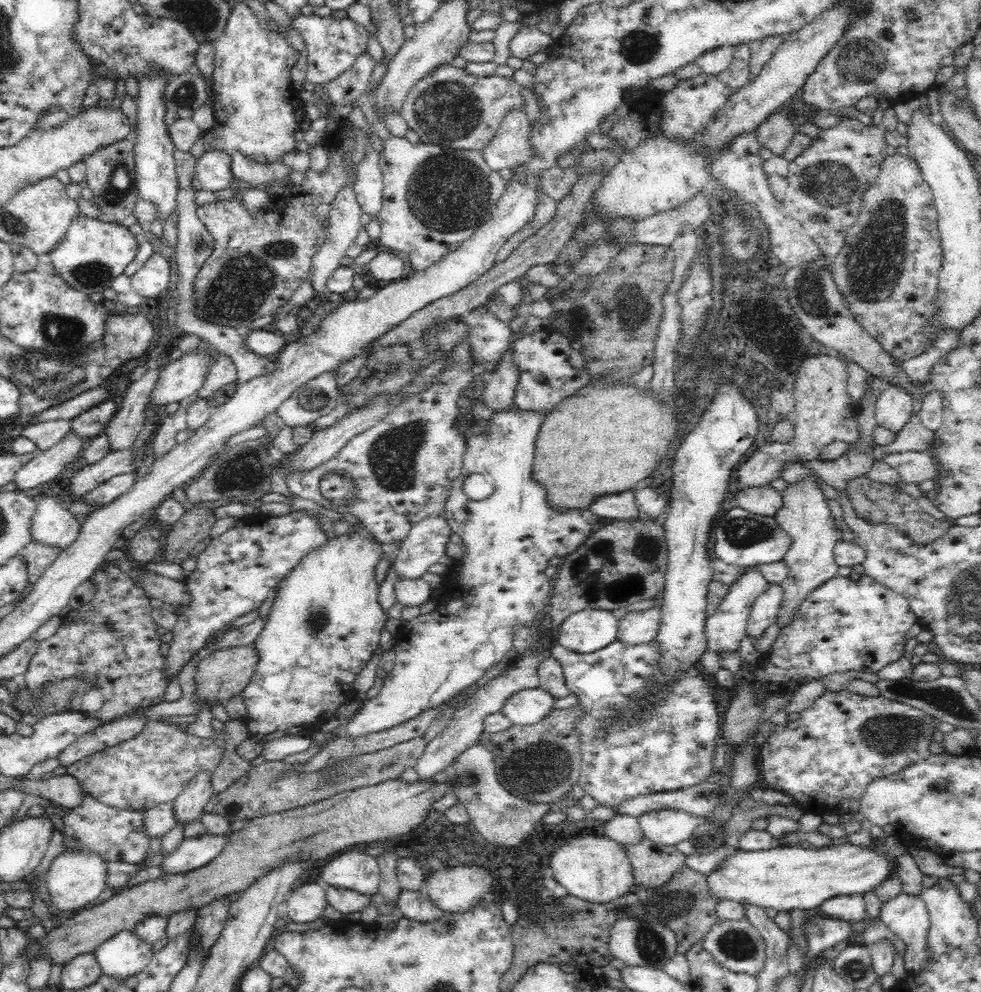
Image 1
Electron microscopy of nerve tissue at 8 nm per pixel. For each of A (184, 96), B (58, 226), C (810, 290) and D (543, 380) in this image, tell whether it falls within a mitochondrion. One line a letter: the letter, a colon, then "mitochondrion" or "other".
A: mitochondrion
B: other
C: mitochondrion
D: other

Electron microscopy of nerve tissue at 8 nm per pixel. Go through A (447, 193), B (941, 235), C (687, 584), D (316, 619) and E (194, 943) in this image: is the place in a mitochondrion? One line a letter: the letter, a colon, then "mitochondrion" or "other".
A: mitochondrion
B: other
C: other
D: mitochondrion
E: other

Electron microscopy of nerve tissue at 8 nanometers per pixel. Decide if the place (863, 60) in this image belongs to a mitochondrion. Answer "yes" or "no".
yes

